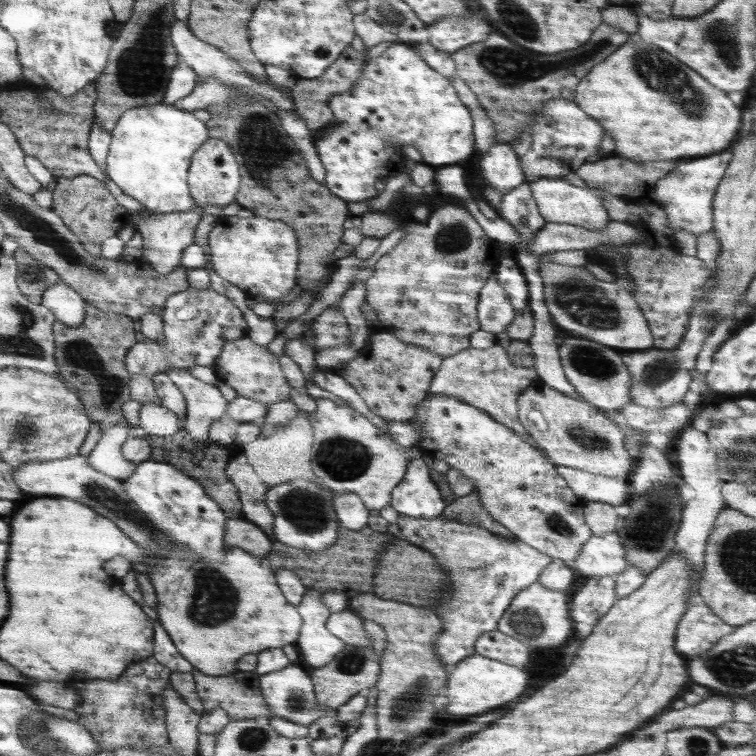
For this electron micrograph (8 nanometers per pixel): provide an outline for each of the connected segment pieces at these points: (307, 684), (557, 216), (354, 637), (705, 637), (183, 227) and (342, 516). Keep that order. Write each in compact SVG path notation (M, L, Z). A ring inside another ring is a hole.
M291 663L286 669L259 676L259 688L273 717L284 718L300 724L310 726L312 722L323 717L335 717L335 710L328 706L319 706L316 701L315 688L309 678L309 671L301 663Z
M544 178L531 182L529 190L545 223L574 224L590 231L602 230L610 222L609 215L601 202L603 191L600 191L598 186L586 185L587 188L581 188L563 178Z
M344 608L338 614L331 614L326 620L326 629L334 636L344 641L344 644L354 646L372 645L371 639L363 626L364 618L354 614L350 608Z
M699 601L686 609L678 622L674 648L686 659L698 656L710 650L734 628L718 617L706 603Z
M174 212L165 215L158 213L134 214L132 227L139 230L143 239L143 257L140 260L142 266L147 265L157 274L168 275L177 269L183 268L182 256L184 248L188 248L194 242L194 231L201 221L200 212Z
M334 493L332 508L336 512L340 527L348 530L360 530L368 524L371 511L364 506L362 499L356 493Z

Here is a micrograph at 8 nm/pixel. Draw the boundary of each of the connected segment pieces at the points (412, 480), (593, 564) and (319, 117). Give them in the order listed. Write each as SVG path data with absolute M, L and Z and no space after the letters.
M424 456L412 457L404 478L394 487L390 505L400 515L434 518L446 508L438 487L429 476Z
M615 530L603 535L592 535L582 545L575 562L570 564L572 570L578 570L582 575L591 577L617 576L630 568L626 562L626 550L618 537Z
M350 44L346 46L340 56L322 75L313 79L297 78L294 87L292 87L293 101L295 102L297 115L304 120L306 127L312 134L324 128L332 120L333 114L332 109L328 107L328 100L338 92L346 92L352 89L358 75L362 72L365 61L366 51L356 50Z

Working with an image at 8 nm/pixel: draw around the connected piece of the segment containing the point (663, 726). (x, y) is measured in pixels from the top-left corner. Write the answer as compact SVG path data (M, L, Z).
M712 696L698 706L686 706L682 710L668 710L642 726L640 736L652 736L658 732L670 732L676 728L715 727L728 720L732 720L732 698Z

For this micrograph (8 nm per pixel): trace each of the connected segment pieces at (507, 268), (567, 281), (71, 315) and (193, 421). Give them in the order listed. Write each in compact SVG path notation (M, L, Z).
M515 257L503 258L496 269L494 276L498 279L500 286L509 294L509 299L514 312L522 312L529 306L529 290L525 276Z
M539 258L539 272L544 281L544 303L556 326L572 336L590 338L615 350L653 348L653 337L642 311L626 289L612 282L598 282L584 266L570 267L546 263Z
M58 277L55 286L42 293L41 304L49 307L56 315L56 320L66 326L79 326L87 316L86 301L76 290Z
M170 368L166 374L182 391L187 402L186 416L182 422L188 434L194 439L209 442L208 427L225 414L228 402L217 385L195 378L190 371Z

